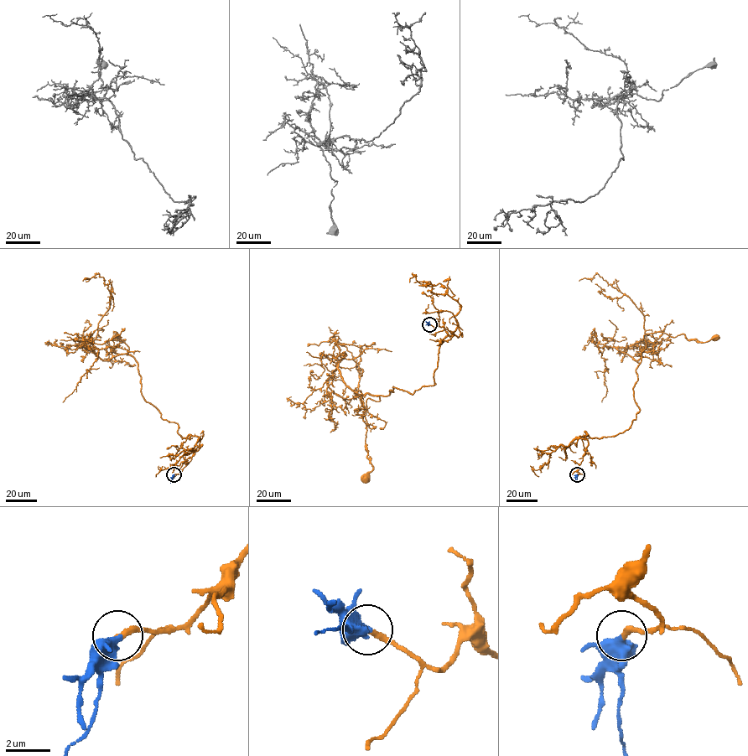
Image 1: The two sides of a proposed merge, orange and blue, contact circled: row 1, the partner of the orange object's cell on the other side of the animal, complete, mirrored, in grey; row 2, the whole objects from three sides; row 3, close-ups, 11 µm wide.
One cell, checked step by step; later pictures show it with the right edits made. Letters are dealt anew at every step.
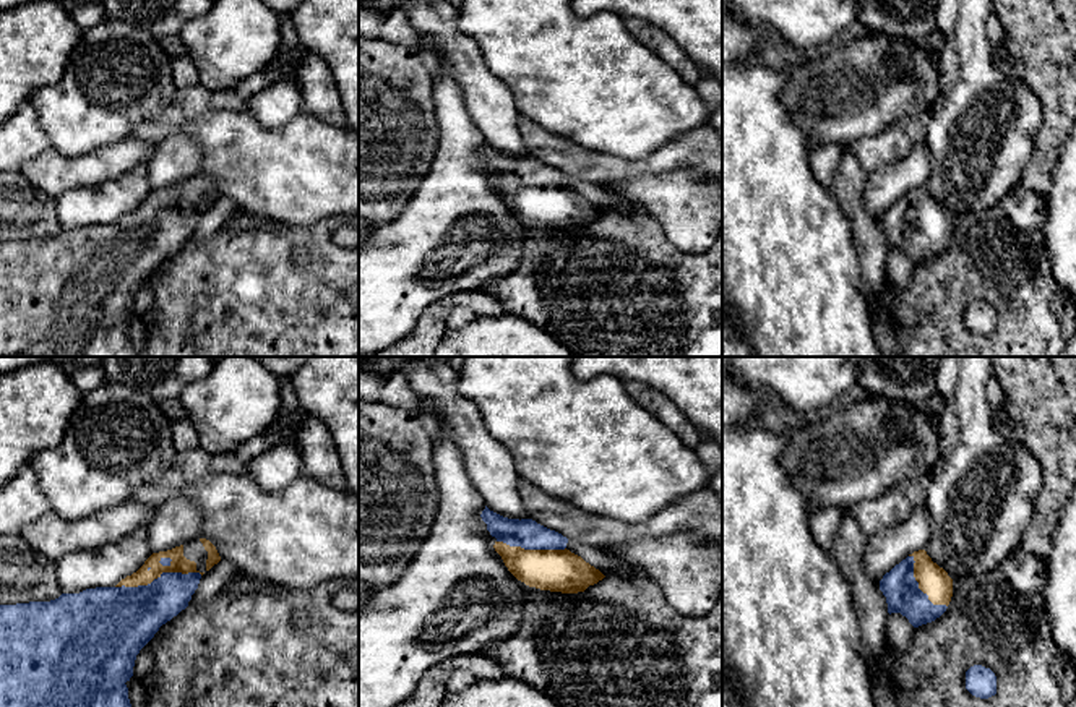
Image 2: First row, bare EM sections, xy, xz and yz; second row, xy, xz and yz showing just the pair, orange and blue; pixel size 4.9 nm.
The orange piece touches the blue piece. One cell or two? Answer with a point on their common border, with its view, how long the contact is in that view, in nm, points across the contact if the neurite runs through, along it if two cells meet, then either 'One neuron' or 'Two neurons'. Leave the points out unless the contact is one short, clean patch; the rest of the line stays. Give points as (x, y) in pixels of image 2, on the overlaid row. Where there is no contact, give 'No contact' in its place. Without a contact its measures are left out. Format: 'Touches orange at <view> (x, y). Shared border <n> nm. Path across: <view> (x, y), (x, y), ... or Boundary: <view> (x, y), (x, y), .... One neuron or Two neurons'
Touches orange at xy (158, 576). Shared border 440 nm. One neuron

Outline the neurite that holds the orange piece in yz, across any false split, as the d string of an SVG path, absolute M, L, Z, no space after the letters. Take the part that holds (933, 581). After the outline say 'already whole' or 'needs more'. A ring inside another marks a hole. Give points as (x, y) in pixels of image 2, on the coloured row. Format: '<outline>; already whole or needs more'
M925 550L914 551L880 581L888 613L901 613L914 628L940 618L953 597L953 579Z; needs more

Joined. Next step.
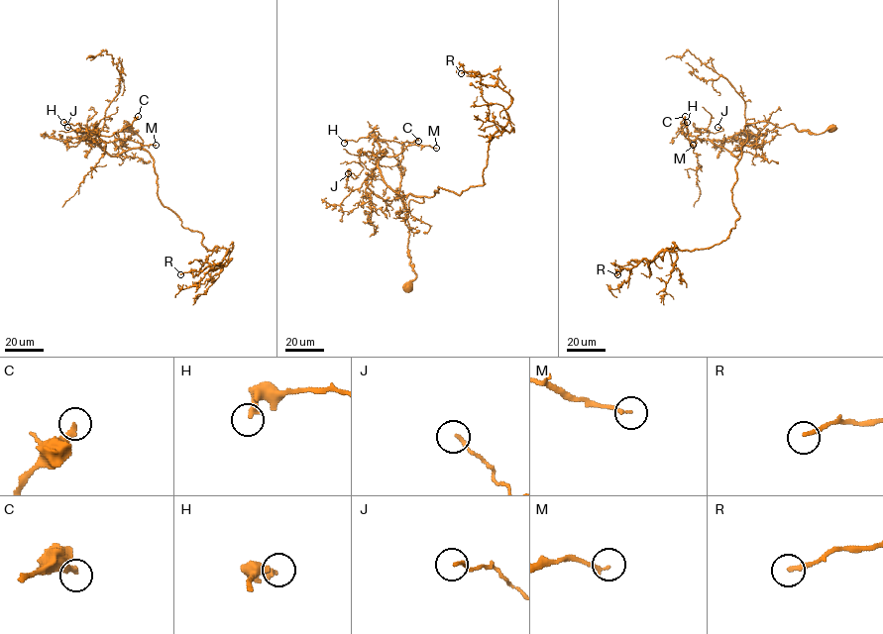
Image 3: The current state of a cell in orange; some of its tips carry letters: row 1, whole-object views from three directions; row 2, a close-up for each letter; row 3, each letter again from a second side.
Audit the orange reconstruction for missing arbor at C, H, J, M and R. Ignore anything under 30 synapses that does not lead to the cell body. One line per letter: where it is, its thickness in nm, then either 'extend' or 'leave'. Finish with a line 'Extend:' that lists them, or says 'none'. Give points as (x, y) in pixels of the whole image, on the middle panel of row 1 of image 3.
C: (418, 141) | 280 nm | extend
H: (344, 143) | 260 nm | leave
J: (348, 173) | 130 nm | leave
M: (436, 148) | 140 nm | leave
R: (461, 73) | 190 nm | leave
Extend: C

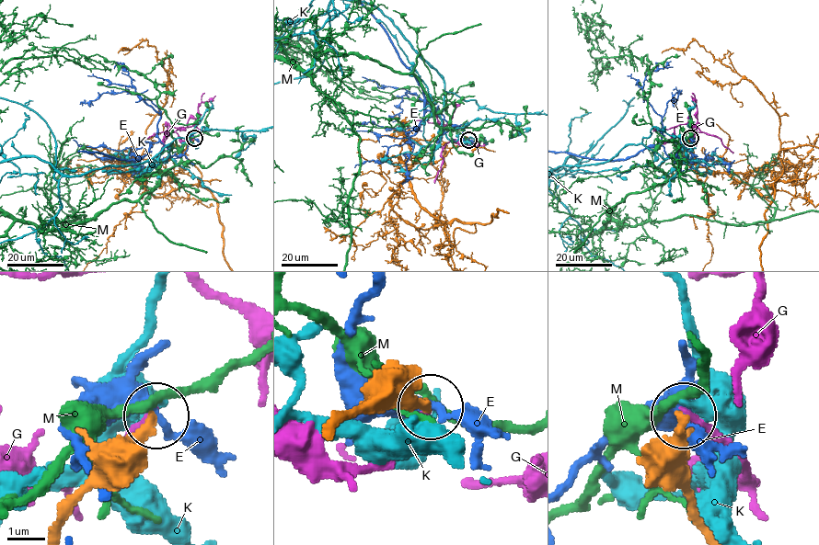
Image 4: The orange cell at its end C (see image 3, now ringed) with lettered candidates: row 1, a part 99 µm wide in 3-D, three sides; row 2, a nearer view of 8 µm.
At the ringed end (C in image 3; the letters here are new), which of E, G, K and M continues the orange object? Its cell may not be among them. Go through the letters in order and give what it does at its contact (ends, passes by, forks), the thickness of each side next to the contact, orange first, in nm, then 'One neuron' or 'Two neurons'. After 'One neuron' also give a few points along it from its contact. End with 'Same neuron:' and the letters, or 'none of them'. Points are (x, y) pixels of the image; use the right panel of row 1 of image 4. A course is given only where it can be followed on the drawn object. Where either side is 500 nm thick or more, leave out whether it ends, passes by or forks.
E: It passes by. Thickness 360 nm (orange) against 280 nm. Two neurons
G: It ends there. Thickness 360 nm (orange) against 200 nm. Two neurons
K: Thickness 280 nm (orange) against 550 nm. Two neurons
M: It passes by. Thickness 260 nm (orange) against 280 nm. Two neurons
Same neuron: none of them

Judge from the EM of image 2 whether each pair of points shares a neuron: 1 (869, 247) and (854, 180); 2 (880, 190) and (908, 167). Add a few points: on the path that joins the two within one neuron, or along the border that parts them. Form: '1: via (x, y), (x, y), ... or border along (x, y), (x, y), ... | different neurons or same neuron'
1: via (865, 231), (865, 226), (854, 211), (854, 197) | same neuron
2: via (886, 187), (901, 174) | same neuron

